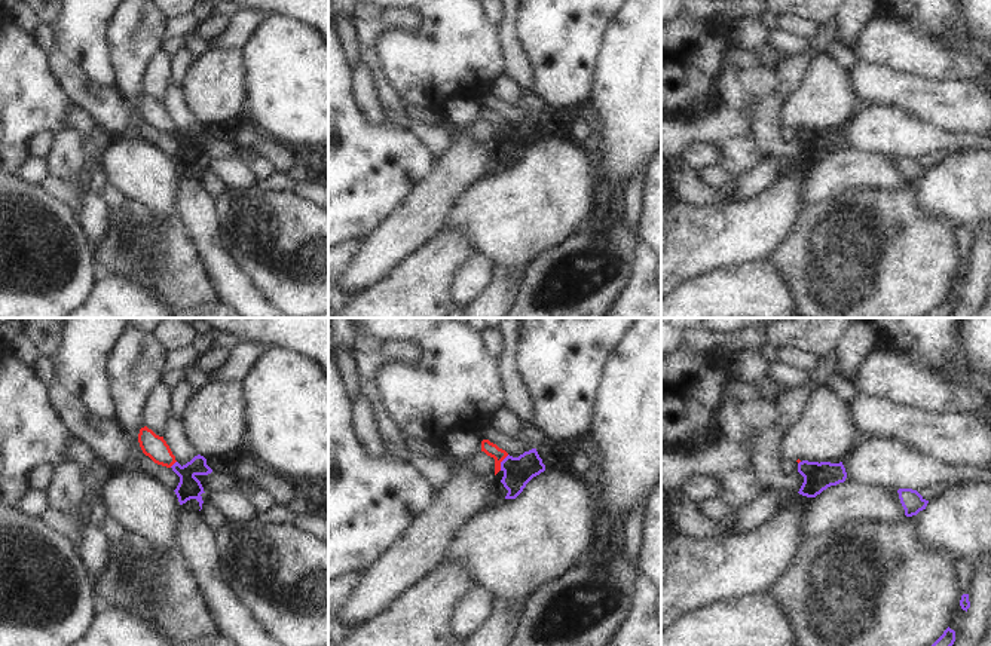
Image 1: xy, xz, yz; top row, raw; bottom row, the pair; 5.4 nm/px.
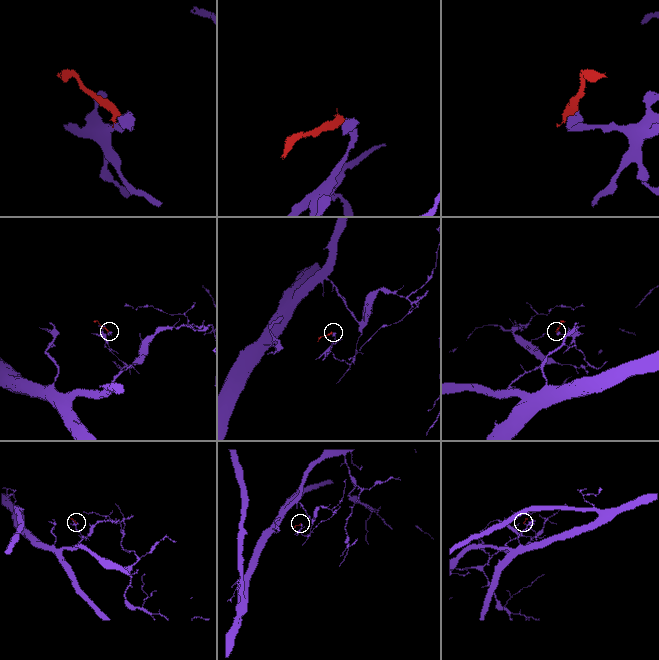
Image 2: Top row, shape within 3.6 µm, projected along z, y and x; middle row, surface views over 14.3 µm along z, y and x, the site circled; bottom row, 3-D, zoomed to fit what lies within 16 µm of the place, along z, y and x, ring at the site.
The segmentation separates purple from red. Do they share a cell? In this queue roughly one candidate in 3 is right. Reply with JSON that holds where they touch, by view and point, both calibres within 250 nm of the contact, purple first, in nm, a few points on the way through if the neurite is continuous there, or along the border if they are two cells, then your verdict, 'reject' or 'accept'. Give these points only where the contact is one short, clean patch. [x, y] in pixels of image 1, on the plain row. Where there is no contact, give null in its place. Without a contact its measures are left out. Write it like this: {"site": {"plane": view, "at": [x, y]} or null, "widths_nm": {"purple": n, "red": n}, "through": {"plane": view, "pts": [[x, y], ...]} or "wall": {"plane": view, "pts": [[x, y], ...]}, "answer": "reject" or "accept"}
{"site": {"plane": "xz", "at": [501, 129]}, "widths_nm": {"purple": 160, "red": 70}, "wall": {"plane": "xz", "pts": [[508, 122], [501, 129], [499, 137]]}, "answer": "reject"}

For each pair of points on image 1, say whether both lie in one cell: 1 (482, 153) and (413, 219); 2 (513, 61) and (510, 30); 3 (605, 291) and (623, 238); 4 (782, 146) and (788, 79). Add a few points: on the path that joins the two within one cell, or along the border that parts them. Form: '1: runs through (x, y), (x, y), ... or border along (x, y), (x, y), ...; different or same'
1: runs through (465, 168), (430, 204); same
2: runs through (513, 54), (510, 37); same
3: runs through (615, 278), (620, 273), (621, 251); same
4: runs through (771, 129), (771, 103), (779, 95); same

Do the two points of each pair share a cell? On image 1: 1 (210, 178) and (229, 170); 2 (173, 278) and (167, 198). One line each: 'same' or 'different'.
1: different
2: different

